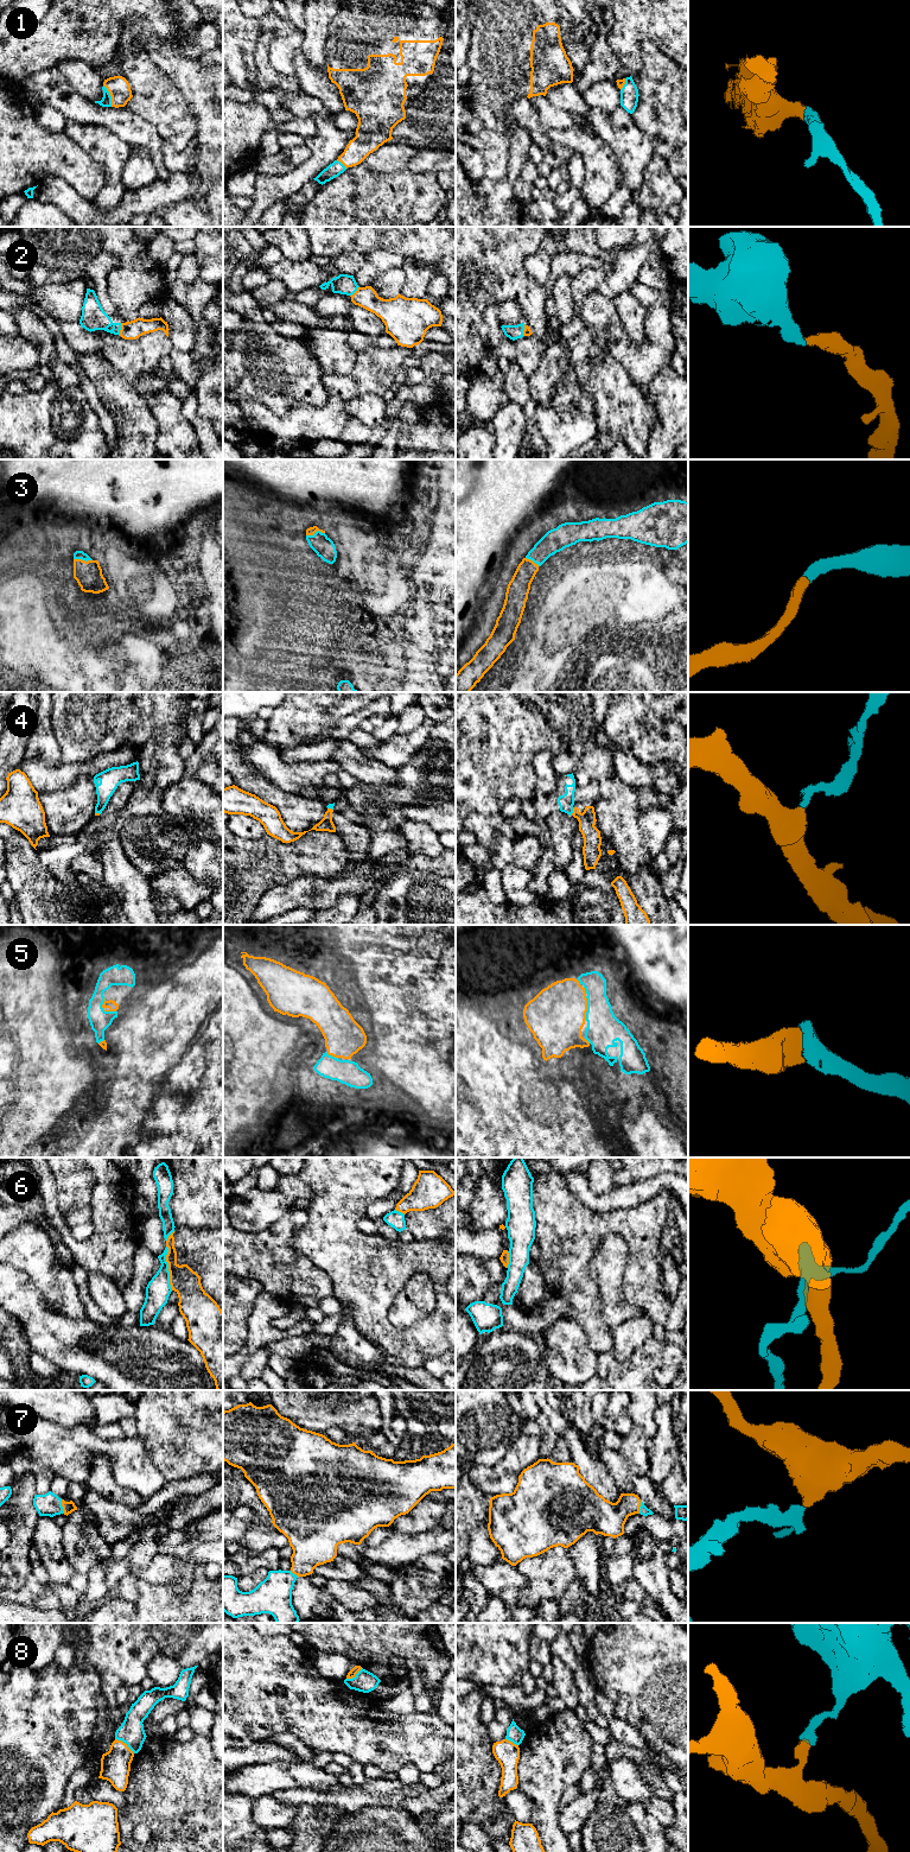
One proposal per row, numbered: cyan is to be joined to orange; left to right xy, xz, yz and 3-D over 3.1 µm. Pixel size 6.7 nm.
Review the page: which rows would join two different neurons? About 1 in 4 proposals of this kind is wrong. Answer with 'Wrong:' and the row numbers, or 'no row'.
Wrong: 4, 8

